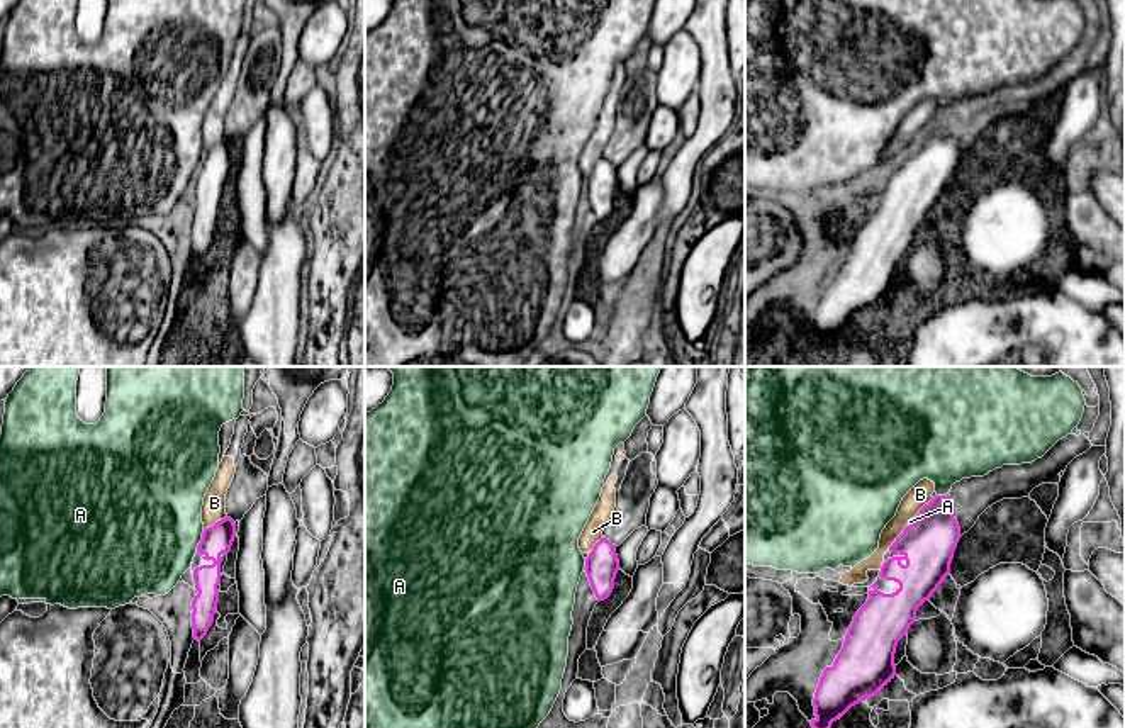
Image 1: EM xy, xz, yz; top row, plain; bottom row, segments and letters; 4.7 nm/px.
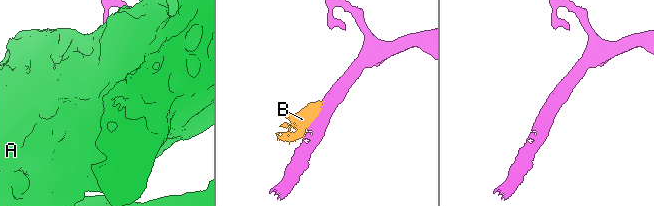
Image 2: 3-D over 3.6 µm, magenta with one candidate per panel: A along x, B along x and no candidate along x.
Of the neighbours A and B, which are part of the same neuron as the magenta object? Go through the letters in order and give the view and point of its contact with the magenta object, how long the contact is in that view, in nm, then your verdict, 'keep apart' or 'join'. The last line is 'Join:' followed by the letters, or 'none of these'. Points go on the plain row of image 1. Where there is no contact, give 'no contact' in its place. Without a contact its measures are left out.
A: xy (201, 162) | 120 nm | keep apart
B: xy (216, 143) | 130 nm | keep apart
Join: none of these

